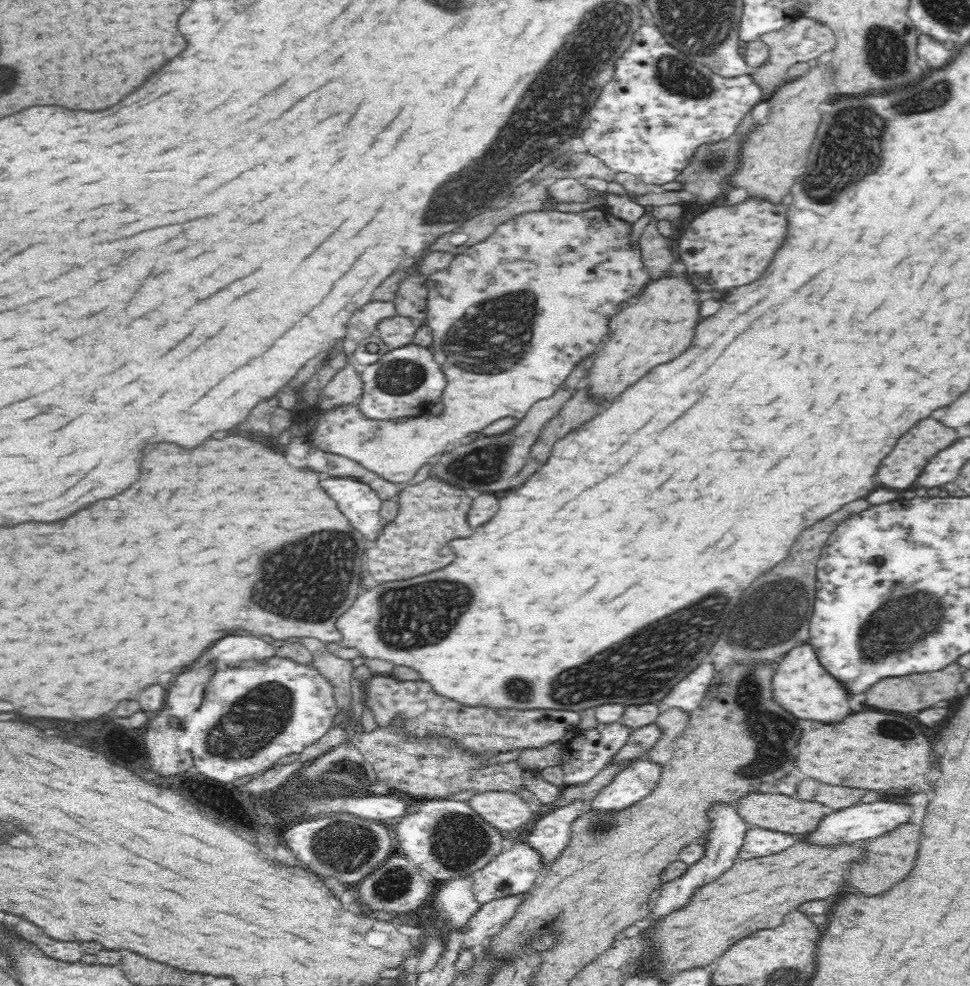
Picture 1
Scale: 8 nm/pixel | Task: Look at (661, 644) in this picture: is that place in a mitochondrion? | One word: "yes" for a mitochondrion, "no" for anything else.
yes

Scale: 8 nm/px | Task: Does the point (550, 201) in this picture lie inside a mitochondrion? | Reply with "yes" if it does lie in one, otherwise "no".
no

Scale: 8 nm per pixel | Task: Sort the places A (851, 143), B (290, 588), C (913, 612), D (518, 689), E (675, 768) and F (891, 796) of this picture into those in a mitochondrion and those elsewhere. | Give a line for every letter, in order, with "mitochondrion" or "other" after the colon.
A: mitochondrion
B: mitochondrion
C: mitochondrion
D: mitochondrion
E: other
F: other

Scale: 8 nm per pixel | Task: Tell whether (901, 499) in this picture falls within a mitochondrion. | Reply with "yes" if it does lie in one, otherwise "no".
no

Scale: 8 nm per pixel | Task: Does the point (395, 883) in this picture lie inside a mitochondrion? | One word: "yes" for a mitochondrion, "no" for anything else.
yes

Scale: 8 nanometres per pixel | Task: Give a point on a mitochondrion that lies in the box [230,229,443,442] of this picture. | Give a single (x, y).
(400, 376)

